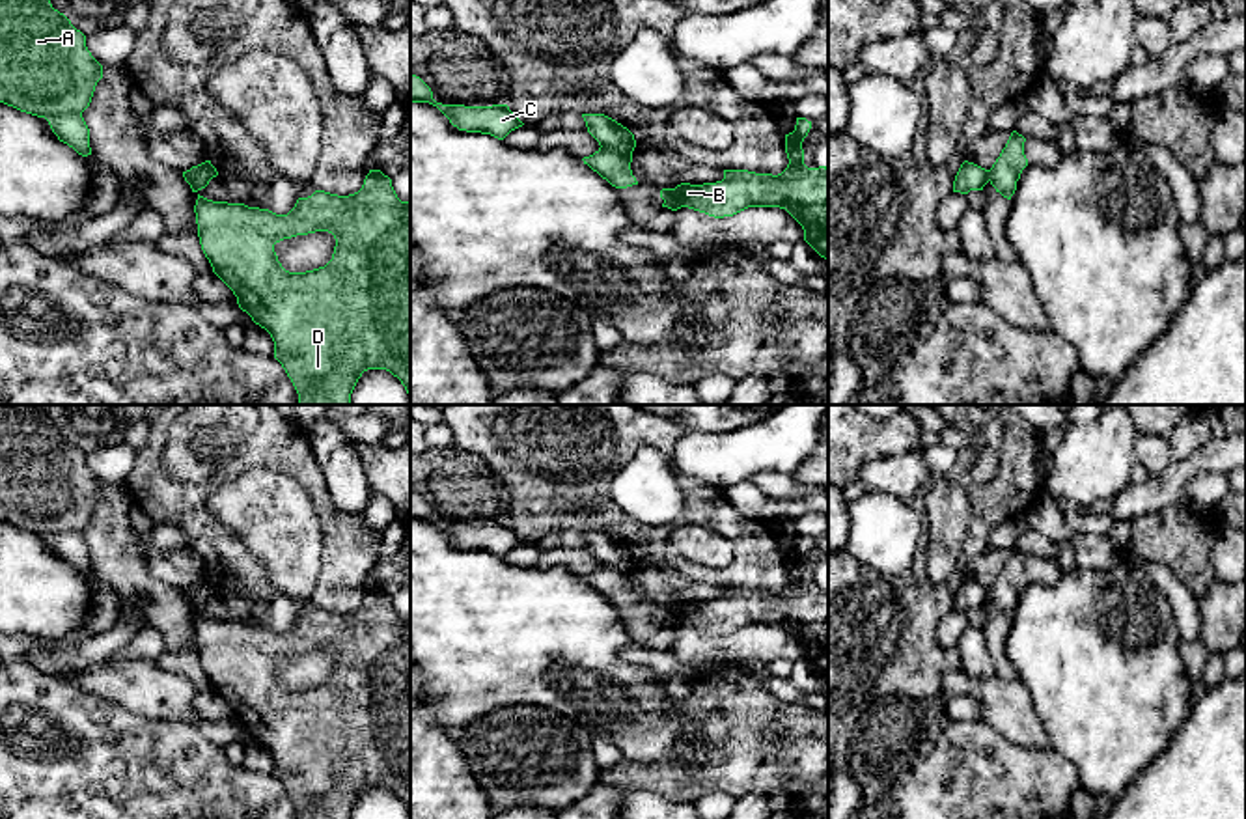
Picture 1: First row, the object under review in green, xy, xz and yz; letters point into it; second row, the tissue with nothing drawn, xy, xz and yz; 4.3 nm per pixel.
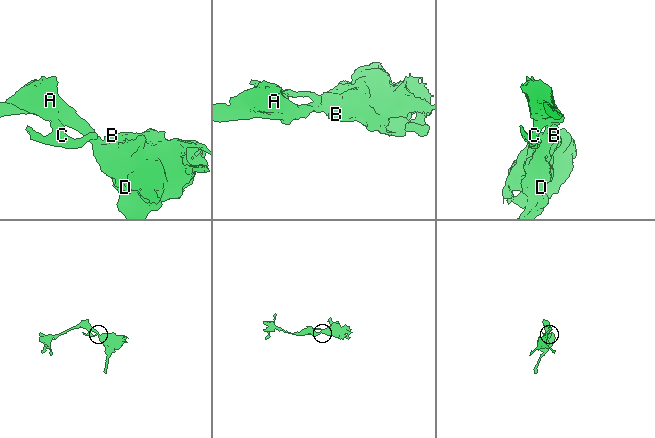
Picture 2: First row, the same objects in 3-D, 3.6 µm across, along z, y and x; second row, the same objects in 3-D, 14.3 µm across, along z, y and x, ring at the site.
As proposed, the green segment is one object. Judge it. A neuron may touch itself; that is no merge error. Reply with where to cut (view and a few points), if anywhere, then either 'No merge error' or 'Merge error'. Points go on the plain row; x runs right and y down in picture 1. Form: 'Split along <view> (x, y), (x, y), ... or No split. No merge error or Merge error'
Split along xy (81, 530), (58, 530), (45, 536). Merge error

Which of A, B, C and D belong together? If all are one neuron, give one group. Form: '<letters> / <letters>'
A B D / C

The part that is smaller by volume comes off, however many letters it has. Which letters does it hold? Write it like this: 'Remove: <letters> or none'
Remove: C

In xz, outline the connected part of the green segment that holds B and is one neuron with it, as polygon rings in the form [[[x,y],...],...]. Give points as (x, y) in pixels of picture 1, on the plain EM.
[[[796,535],[795,548],[785,552],[787,586],[778,591],[724,588],[716,601],[662,606],[662,625],[688,625],[714,636],[733,634],[748,625],[785,627],[804,647],[804,659],[828,677],[828,586],[804,582],[802,560],[811,539]]]

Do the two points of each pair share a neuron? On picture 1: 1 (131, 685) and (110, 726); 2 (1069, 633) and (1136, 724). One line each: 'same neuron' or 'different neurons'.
1: different neurons
2: same neuron

